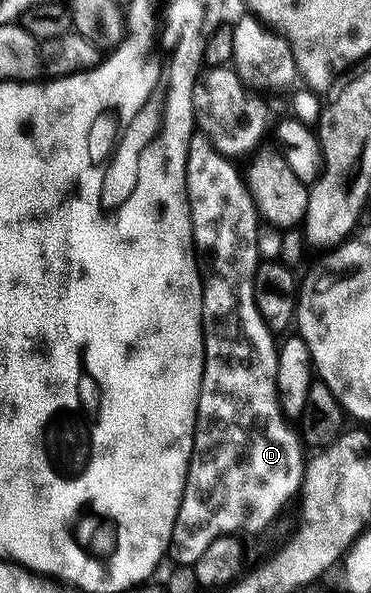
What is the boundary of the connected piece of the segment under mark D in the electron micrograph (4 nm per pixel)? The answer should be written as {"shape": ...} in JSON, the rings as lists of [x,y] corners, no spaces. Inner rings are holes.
{"shape":[[[196,132],[191,135],[189,140],[189,148],[187,149],[187,167],[185,168],[185,180],[187,181],[187,199],[189,200],[189,208],[191,209],[191,231],[195,237],[195,249],[197,251],[197,257],[201,267],[201,273],[203,275],[203,379],[201,380],[201,392],[199,393],[199,403],[197,404],[197,420],[195,421],[195,443],[193,444],[193,452],[191,453],[191,459],[189,460],[189,468],[187,469],[187,479],[185,480],[185,488],[183,489],[183,495],[181,496],[181,504],[179,505],[179,511],[177,512],[177,520],[173,524],[173,532],[171,533],[171,544],[169,547],[170,557],[175,557],[174,560],[178,565],[191,566],[200,556],[205,552],[205,548],[209,548],[209,544],[213,544],[213,540],[218,538],[229,538],[232,536],[244,536],[243,534],[259,534],[279,513],[283,510],[283,505],[290,500],[291,497],[300,493],[303,485],[303,473],[305,467],[305,457],[303,458],[303,450],[305,451],[304,443],[301,441],[301,435],[294,425],[289,421],[286,414],[283,412],[283,405],[279,403],[279,393],[277,392],[277,360],[279,359],[279,351],[277,349],[277,338],[270,328],[265,324],[265,320],[261,320],[261,312],[257,308],[255,303],[255,273],[259,267],[261,261],[259,253],[257,252],[257,232],[261,225],[261,215],[258,210],[255,209],[255,202],[251,198],[251,193],[247,190],[247,183],[244,175],[239,172],[238,166],[232,159],[227,158],[221,152],[217,152],[217,148],[202,132]]]}

